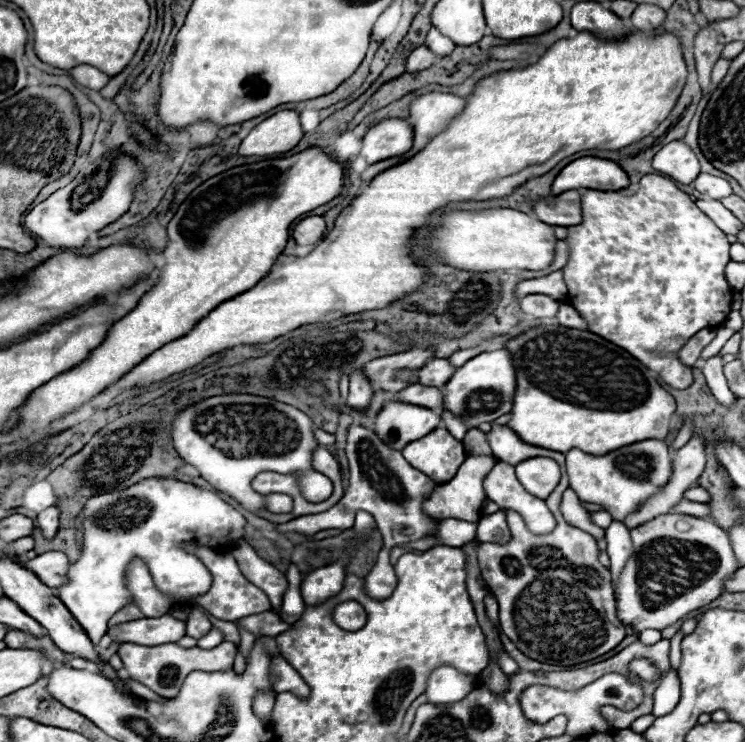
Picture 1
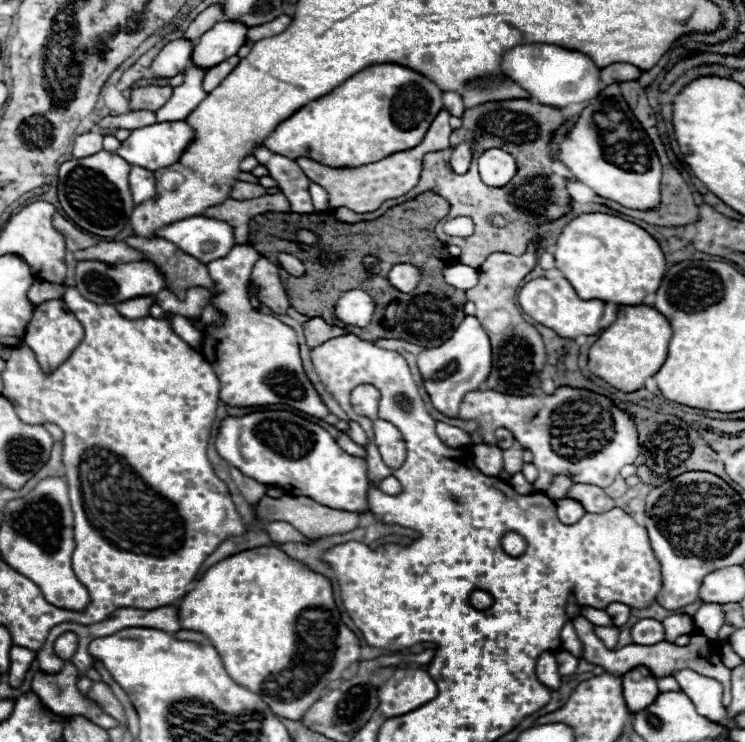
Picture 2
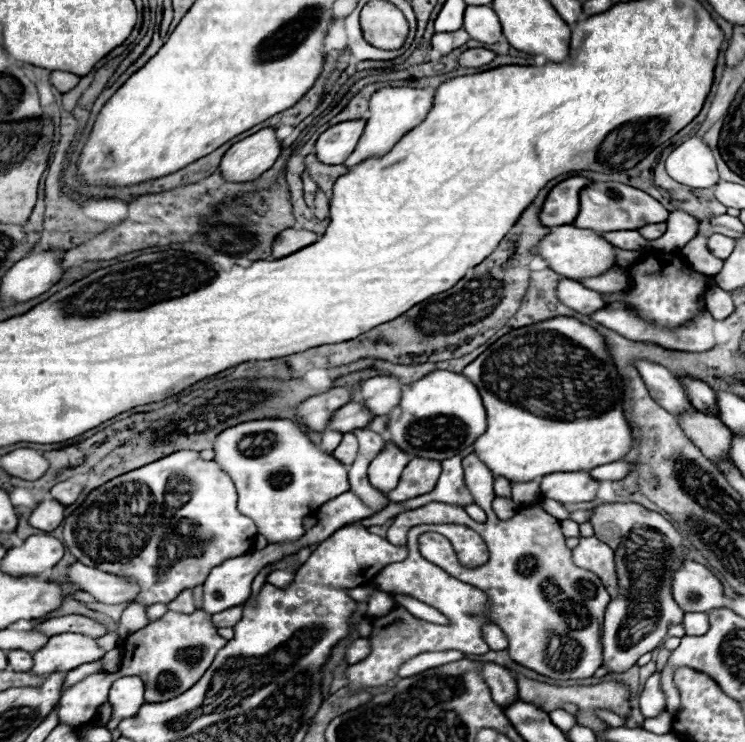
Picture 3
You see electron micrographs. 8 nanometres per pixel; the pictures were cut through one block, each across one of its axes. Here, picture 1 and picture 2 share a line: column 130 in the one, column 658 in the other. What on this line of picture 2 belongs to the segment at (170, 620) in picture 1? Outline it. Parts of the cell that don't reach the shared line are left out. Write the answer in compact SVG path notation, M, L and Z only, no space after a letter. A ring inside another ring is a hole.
M644 618L644 620L638 620L632 630L632 640L634 644L642 644L642 646L652 646L652 644L658 644L666 638L664 634L664 626L662 622L654 620L654 618Z

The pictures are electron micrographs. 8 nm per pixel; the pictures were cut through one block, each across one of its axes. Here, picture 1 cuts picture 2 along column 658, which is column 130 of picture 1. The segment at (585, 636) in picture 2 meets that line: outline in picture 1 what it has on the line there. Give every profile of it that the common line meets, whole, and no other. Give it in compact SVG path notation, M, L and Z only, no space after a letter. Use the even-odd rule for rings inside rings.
M176 642L160 644L160 646L138 646L138 644L122 644L118 648L118 656L124 662L124 668L132 680L146 684L162 698L174 698L184 678L192 672L192 648L182 648Z

